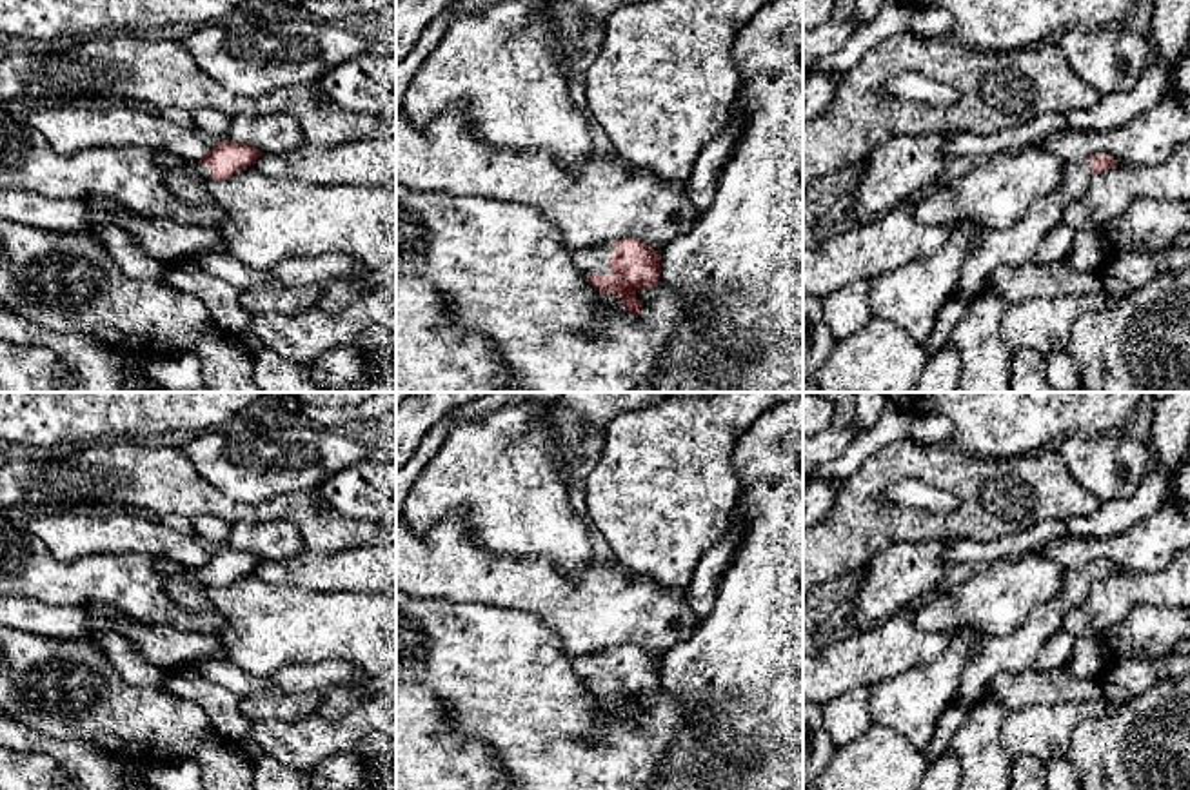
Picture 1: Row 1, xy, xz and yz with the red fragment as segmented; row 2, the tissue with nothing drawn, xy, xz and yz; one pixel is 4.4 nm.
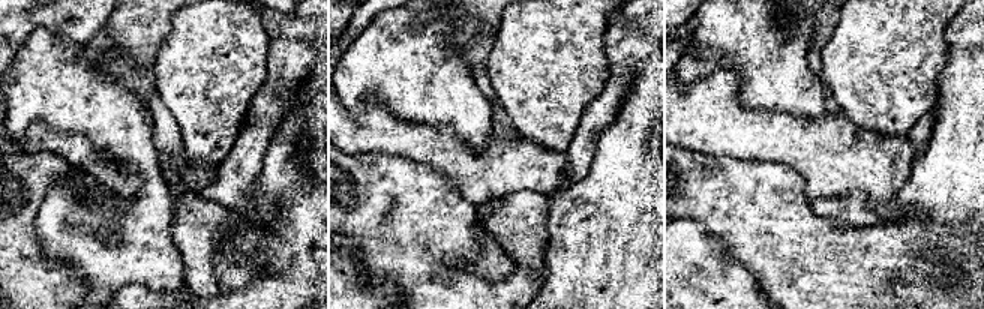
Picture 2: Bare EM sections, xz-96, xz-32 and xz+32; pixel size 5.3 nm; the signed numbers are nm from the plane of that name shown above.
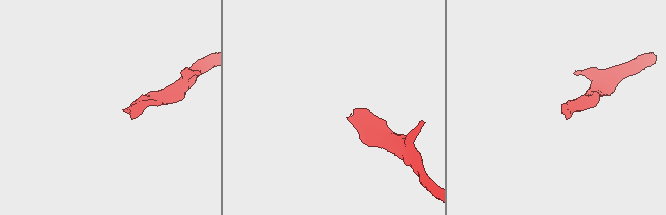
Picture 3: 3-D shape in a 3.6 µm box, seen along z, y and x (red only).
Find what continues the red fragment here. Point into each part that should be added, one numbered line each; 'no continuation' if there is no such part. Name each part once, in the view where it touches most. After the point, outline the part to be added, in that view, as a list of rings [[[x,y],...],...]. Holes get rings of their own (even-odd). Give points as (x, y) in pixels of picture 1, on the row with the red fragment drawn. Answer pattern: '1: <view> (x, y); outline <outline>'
1: xz (593, 260); outline [[[600,245],[600,247],[590,247],[583,251],[572,252],[574,265],[583,272],[583,274],[603,274],[609,276],[610,272],[610,252],[618,249],[618,245]]]

